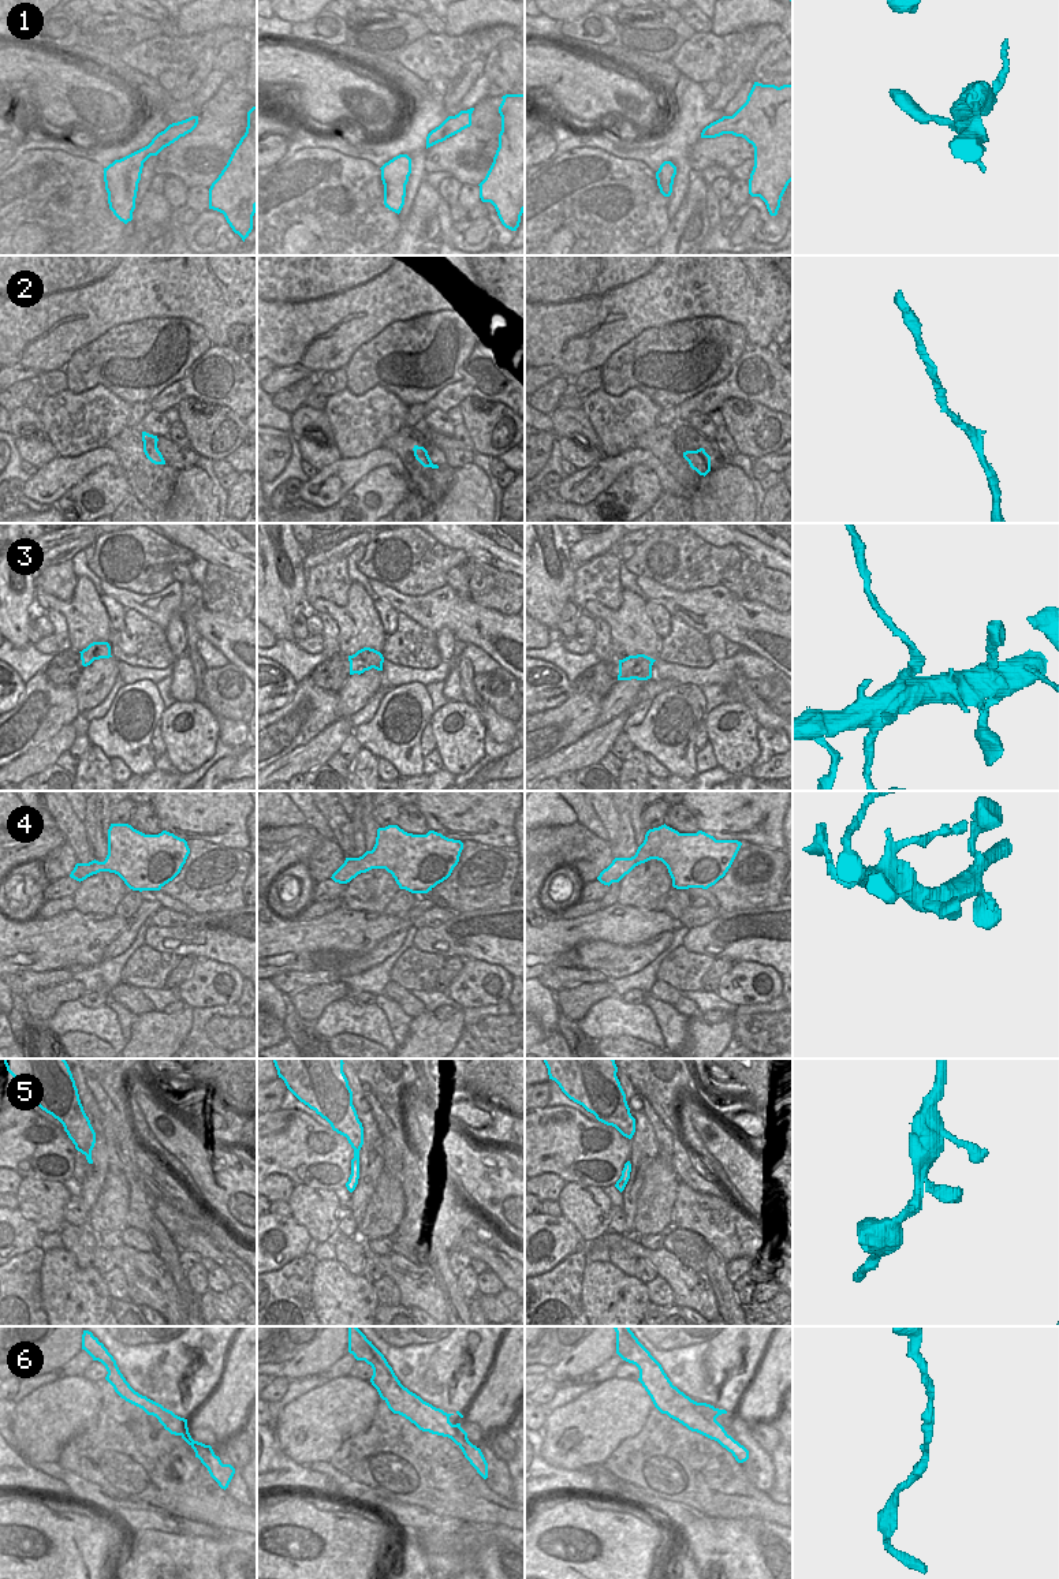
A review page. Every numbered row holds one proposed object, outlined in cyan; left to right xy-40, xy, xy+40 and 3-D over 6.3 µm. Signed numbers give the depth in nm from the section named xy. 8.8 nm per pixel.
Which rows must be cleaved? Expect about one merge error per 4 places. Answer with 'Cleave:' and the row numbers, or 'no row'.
Cleave: 3

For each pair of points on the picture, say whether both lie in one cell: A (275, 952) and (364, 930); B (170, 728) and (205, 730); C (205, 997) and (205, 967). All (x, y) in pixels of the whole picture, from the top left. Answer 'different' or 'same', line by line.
A: same
B: same
C: same

